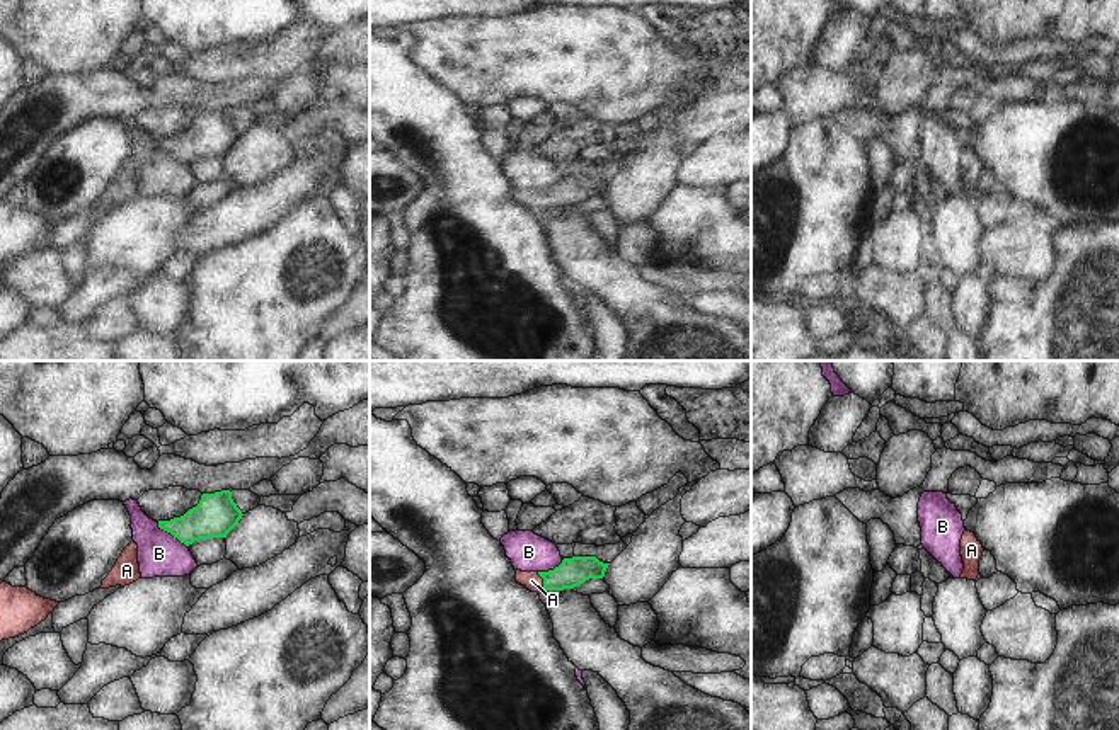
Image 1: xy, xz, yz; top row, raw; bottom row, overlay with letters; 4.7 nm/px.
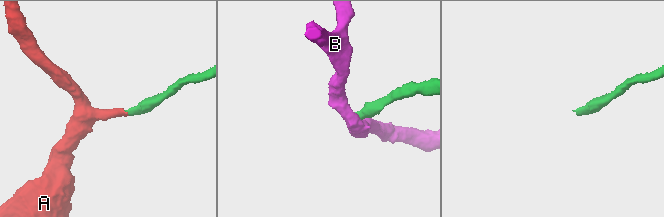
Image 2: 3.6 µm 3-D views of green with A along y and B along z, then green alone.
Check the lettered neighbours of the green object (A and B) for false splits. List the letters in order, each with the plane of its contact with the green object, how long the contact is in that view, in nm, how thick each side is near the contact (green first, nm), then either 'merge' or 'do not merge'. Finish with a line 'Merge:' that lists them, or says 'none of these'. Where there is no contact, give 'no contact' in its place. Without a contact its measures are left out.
A: contact in xz; length 100 nm; calibres 140 and 90 nm; merge
B: contact in xy; length 180 nm; calibres 200 and 200 nm; do not merge
Merge: A

